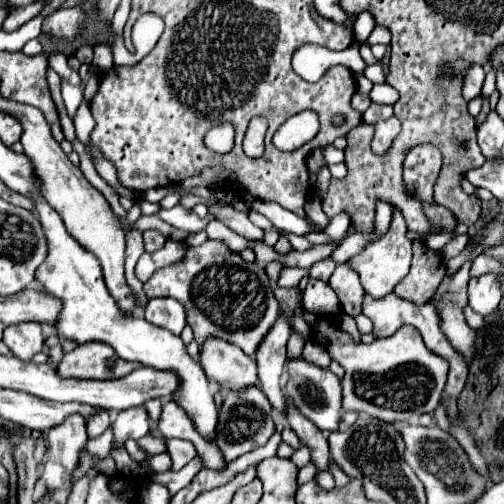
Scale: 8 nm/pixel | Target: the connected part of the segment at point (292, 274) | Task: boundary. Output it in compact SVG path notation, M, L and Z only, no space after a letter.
M284 267L280 271L280 277L276 281L278 287L296 287L300 279L308 273L308 269L298 269L298 267Z

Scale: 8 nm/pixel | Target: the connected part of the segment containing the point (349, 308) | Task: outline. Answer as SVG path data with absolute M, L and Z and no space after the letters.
M348 261L336 265L336 269L330 277L330 285L336 291L344 313L356 317L360 313L364 289L360 285L360 277L356 277L356 271L352 269L352 265L348 265Z

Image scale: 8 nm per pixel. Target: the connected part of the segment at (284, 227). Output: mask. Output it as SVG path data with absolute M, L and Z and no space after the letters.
M254 201L250 209L262 213L262 215L264 215L266 219L270 219L280 231L294 233L294 235L302 235L302 237L314 231L308 217L300 217L300 215L296 215L296 213L292 213L292 211L286 211L286 209L282 209L280 205L276 205L276 203Z

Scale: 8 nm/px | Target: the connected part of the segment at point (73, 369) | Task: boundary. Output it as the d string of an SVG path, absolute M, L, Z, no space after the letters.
M88 343L78 345L78 349L64 355L58 365L58 373L64 379L112 379L114 365L126 365L126 373L140 367L136 363L122 361L112 347L104 343Z

